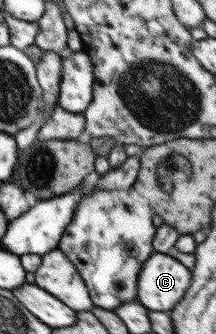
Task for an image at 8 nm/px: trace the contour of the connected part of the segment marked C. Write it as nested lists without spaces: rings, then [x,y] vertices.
[[[152,254],[140,272],[138,300],[148,310],[172,310],[184,298],[192,274],[178,260],[166,254]]]

